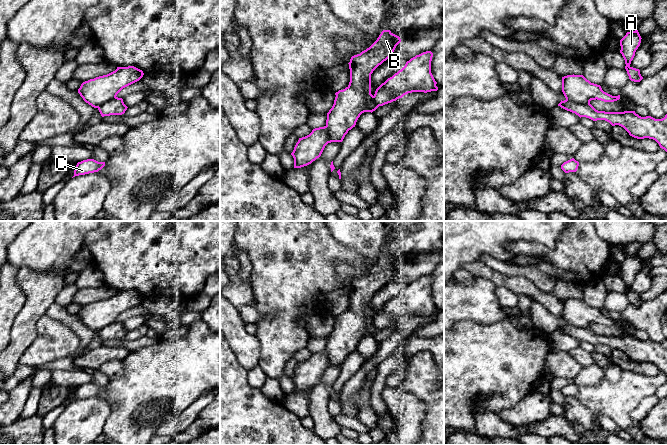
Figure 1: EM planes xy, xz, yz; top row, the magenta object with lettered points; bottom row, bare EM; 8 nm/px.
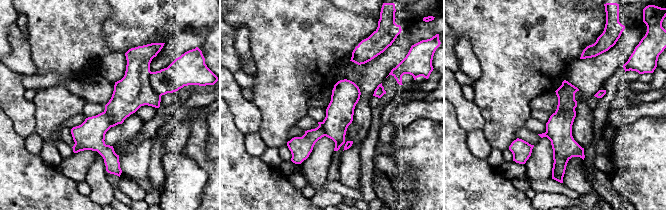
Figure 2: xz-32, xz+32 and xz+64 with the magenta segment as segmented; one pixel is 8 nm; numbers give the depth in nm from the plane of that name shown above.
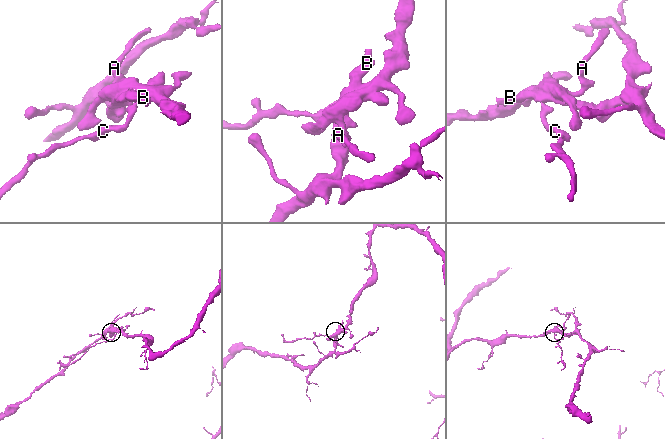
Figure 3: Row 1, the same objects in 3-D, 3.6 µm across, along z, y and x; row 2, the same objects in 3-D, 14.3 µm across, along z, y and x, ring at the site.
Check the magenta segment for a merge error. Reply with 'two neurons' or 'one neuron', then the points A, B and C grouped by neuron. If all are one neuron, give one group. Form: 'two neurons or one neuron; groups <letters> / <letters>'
two neurons; groups A C / B

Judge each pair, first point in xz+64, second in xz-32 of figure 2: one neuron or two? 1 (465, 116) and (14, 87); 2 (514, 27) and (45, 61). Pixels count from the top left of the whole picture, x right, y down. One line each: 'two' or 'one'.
1: one
2: one

